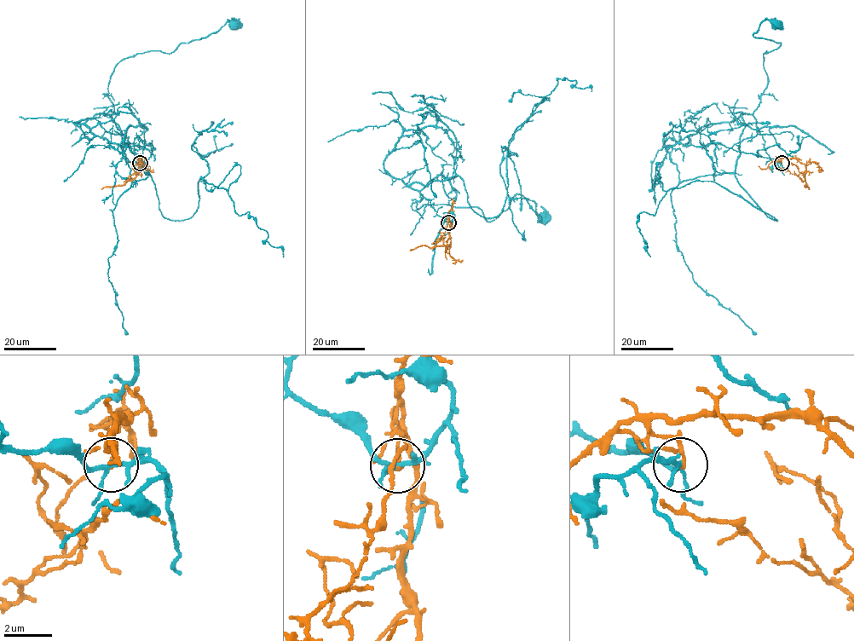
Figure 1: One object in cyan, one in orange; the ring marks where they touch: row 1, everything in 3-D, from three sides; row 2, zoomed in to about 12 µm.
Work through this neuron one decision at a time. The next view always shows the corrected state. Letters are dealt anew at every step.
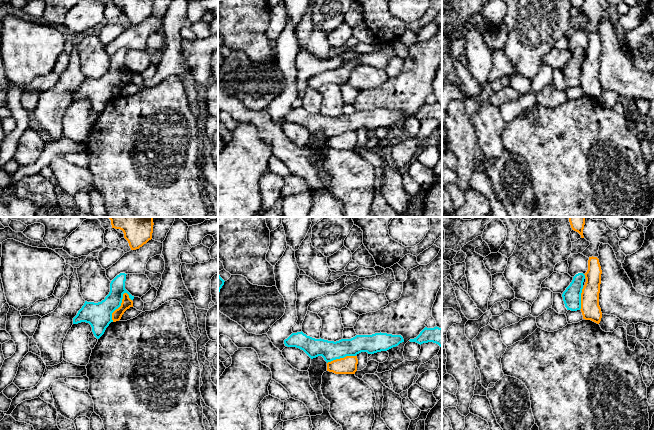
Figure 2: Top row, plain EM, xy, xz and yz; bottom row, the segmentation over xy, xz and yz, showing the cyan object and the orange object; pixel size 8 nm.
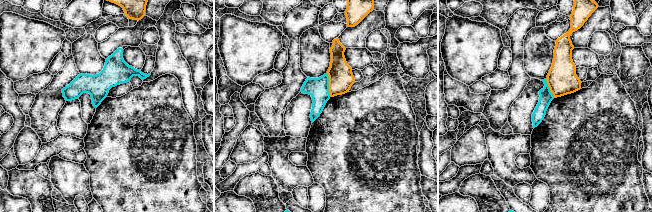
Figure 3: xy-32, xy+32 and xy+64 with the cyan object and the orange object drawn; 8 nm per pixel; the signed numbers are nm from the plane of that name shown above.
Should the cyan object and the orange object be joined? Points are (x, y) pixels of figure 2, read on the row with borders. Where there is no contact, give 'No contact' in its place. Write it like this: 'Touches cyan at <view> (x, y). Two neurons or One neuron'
Touches cyan at xy (119, 306). Two neurons

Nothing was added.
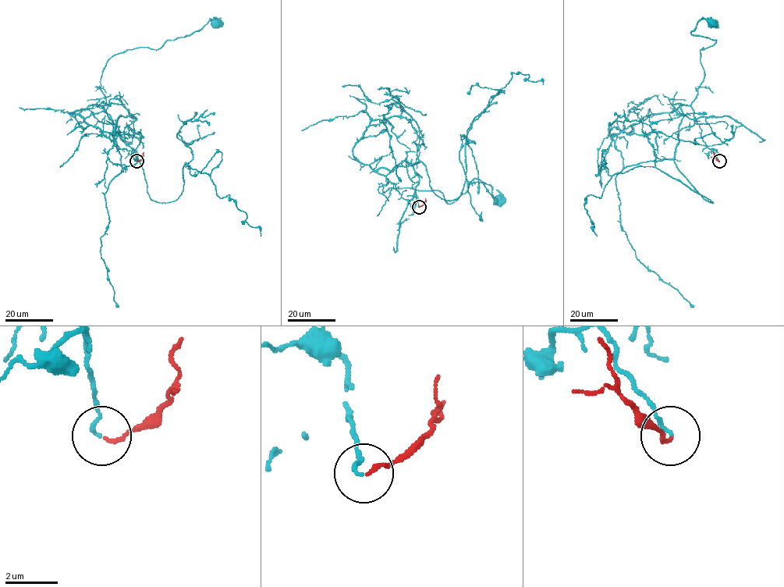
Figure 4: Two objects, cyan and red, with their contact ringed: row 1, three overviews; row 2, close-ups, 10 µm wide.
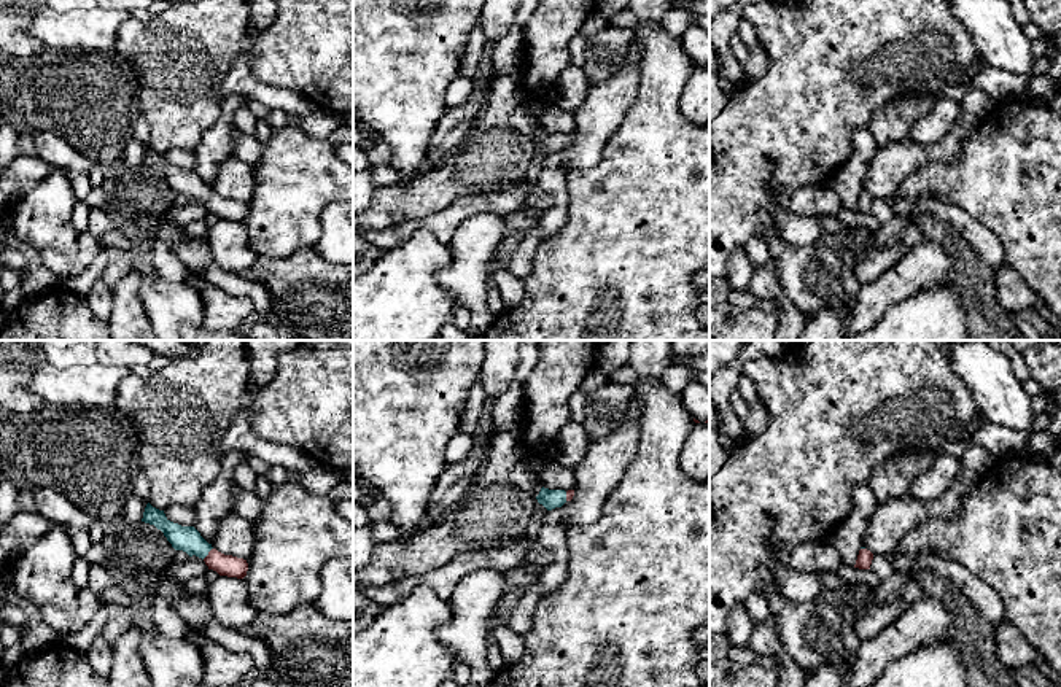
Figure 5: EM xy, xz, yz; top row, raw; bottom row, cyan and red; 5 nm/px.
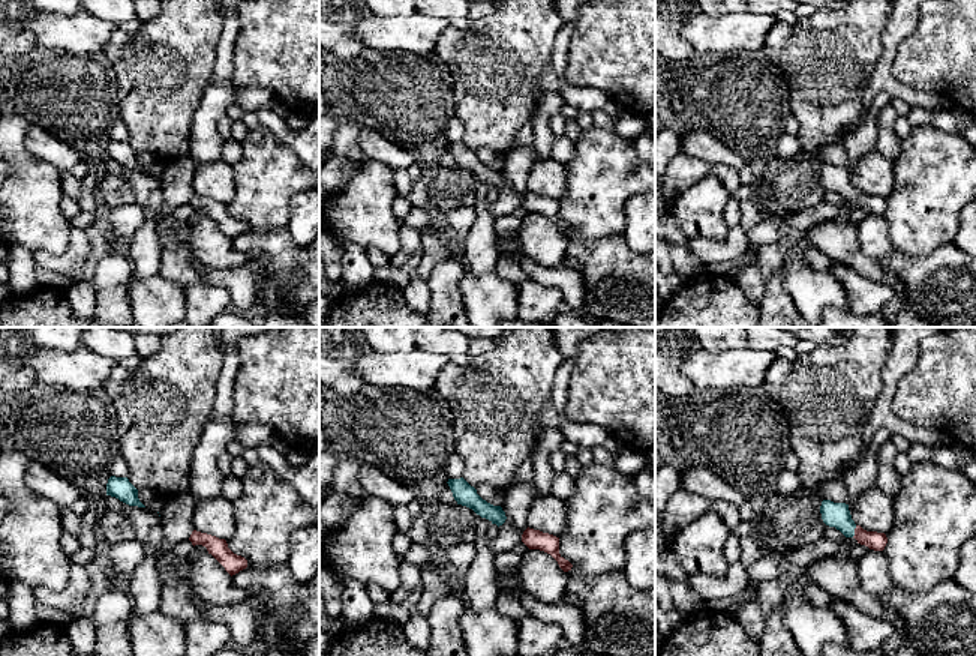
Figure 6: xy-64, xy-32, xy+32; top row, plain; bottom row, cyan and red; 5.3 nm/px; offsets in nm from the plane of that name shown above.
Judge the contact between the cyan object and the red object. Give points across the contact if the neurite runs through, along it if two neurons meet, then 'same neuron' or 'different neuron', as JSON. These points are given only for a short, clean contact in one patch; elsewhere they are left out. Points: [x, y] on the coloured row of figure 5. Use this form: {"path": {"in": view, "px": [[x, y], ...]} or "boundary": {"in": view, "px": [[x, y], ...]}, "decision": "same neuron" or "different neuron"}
{"path": {"in": "xy", "px": [[188, 539], [207, 554], [225, 565]]}, "decision": "same neuron"}

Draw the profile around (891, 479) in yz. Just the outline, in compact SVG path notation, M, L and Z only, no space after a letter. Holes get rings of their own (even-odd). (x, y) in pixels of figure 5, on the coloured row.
M904 450L881 463L869 480L878 503L905 495L913 480L932 466L934 458L931 450Z

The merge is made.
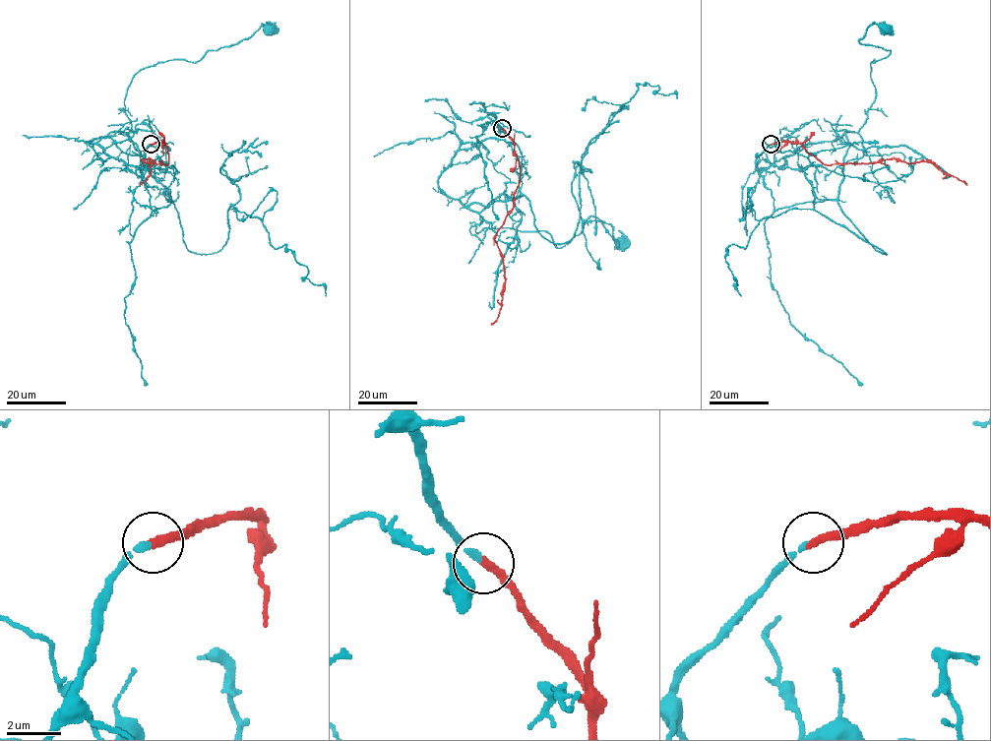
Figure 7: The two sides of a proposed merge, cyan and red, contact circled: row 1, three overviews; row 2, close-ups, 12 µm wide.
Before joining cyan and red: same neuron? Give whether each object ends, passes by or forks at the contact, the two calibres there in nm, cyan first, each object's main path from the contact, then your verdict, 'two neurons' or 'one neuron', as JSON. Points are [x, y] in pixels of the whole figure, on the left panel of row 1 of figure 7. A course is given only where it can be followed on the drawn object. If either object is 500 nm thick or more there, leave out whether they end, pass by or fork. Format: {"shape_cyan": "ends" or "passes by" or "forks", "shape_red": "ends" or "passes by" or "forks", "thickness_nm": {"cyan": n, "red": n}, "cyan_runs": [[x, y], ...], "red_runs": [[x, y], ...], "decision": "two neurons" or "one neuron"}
{"shape_cyan": "ends", "shape_red": "ends", "thickness_nm": {"cyan": 220, "red": 320}, "cyan_runs": [[151, 144], [143, 174], [148, 165], [87, 142], [130, 130], [124, 99], [139, 72], [272, 30]], "red_runs": [[151, 144], [163, 143], [168, 163], [147, 163], [143, 159], [148, 157], [154, 161], [148, 178], [139, 183]], "decision": "one neuron"}

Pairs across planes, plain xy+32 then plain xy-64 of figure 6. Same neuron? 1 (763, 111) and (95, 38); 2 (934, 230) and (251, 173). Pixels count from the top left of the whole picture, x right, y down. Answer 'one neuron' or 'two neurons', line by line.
1: one neuron
2: one neuron

